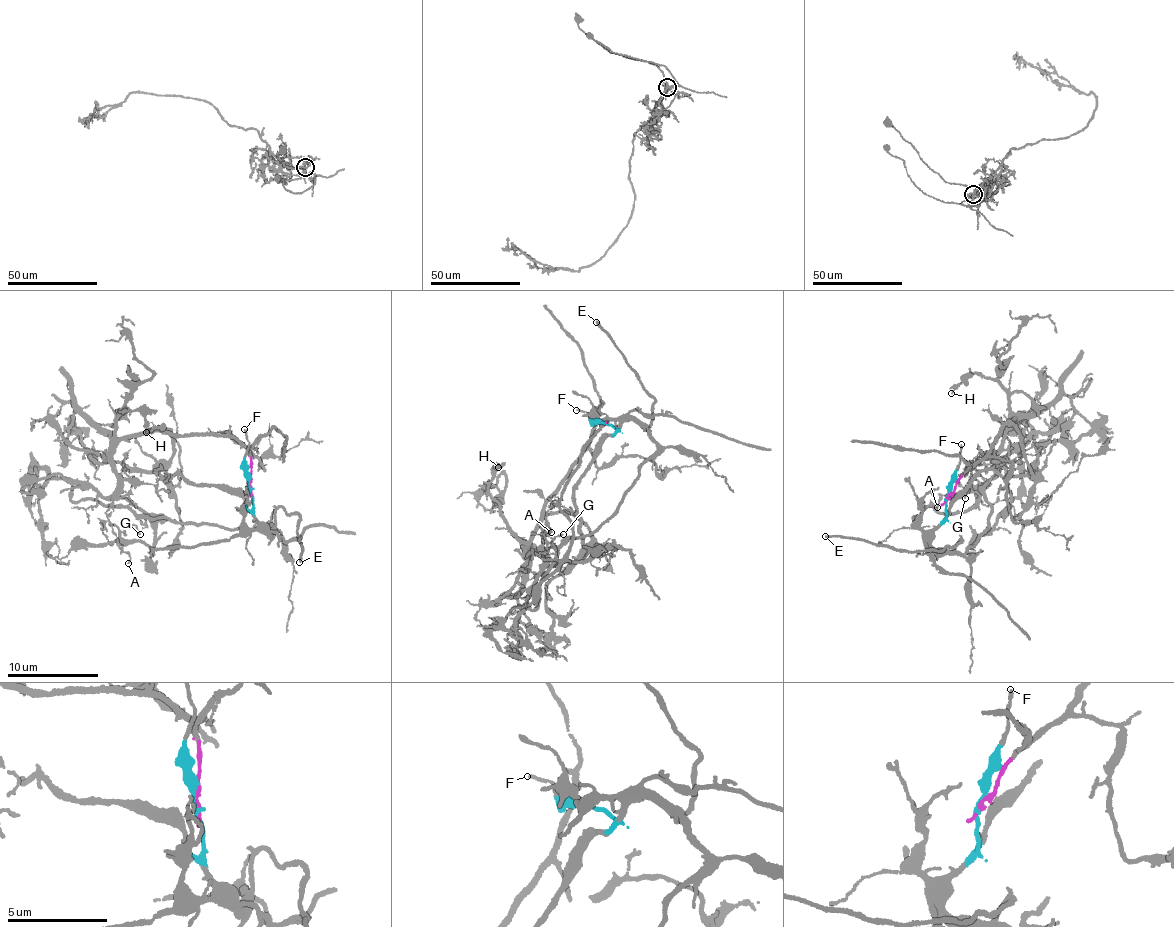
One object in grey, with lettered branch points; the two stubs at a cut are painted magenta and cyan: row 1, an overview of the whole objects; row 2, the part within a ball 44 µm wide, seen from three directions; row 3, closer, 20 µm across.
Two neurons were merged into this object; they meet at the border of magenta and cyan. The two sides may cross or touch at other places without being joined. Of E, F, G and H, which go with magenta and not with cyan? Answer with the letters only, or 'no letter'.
H

